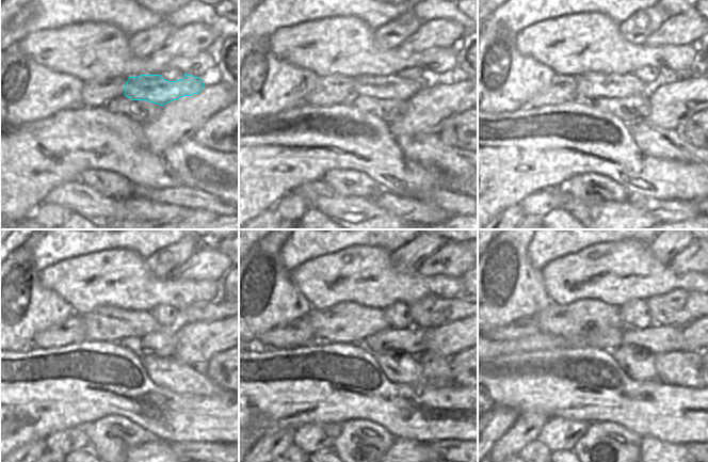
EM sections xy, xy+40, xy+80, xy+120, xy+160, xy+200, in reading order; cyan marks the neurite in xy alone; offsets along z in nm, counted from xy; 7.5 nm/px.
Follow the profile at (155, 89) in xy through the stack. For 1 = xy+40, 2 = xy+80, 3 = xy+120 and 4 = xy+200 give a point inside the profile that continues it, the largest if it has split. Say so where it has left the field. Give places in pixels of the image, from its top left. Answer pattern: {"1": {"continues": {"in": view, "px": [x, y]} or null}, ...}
{"1": {"continues": {"in": "xy+40", "px": [384, 86]}}, "2": {"continues": {"in": "xy+80", "px": [591, 85]}}, "3": {"continues": {"in": "xy+120", "px": [106, 323]}}, "4": {"continues": {"in": "xy+200", "px": [562, 320]}}}

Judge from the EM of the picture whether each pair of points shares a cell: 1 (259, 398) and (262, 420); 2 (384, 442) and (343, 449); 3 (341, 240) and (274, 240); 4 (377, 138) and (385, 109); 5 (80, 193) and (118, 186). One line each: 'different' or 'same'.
1: same
2: same
3: different
4: different
5: different

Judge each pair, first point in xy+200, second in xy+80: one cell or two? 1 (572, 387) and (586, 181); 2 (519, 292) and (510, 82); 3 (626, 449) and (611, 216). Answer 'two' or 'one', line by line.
1: two
2: one
3: two

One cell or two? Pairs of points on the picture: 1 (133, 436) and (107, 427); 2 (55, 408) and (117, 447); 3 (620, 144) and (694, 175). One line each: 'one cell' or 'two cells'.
1: one cell
2: two cells
3: one cell

